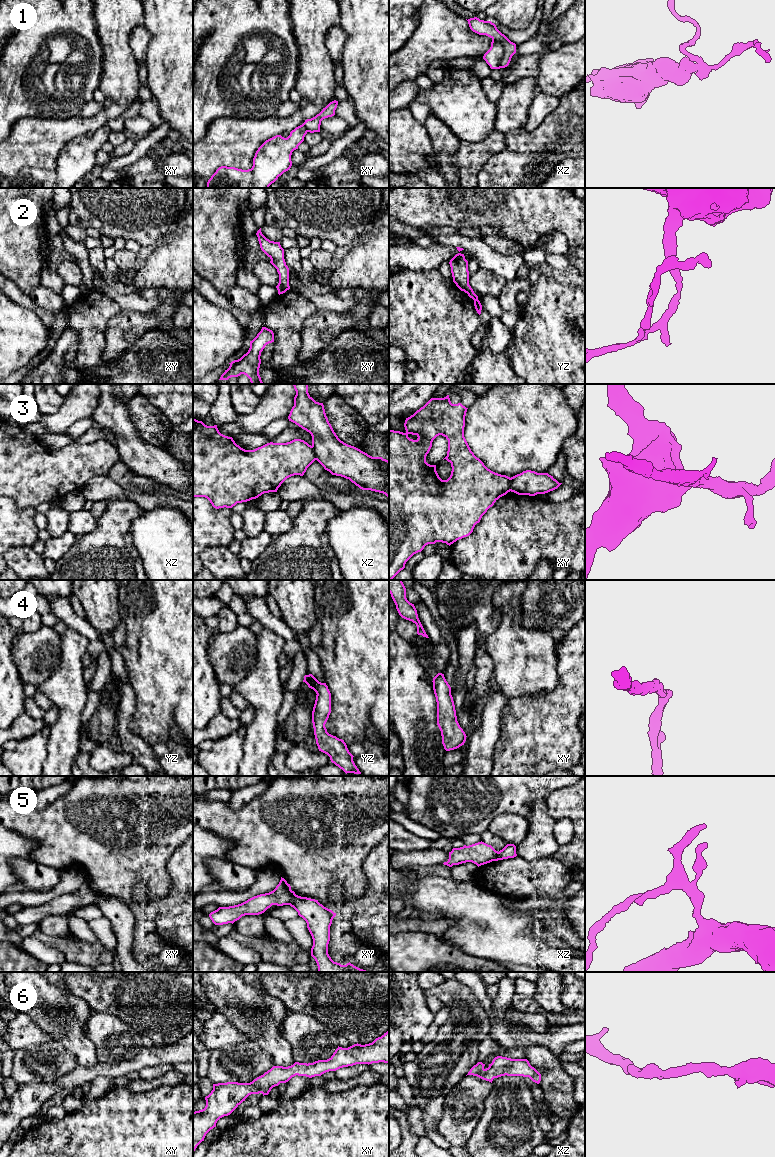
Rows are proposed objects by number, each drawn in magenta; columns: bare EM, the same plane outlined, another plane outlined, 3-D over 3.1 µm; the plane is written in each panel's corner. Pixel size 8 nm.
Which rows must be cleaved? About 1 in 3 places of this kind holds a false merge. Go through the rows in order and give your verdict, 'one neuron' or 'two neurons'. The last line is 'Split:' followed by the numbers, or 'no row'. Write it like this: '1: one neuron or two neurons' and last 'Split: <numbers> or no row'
1: two neurons
2: two neurons
3: two neurons
4: one neuron
5: two neurons
6: one neuron
Split: 1, 2, 3, 5

